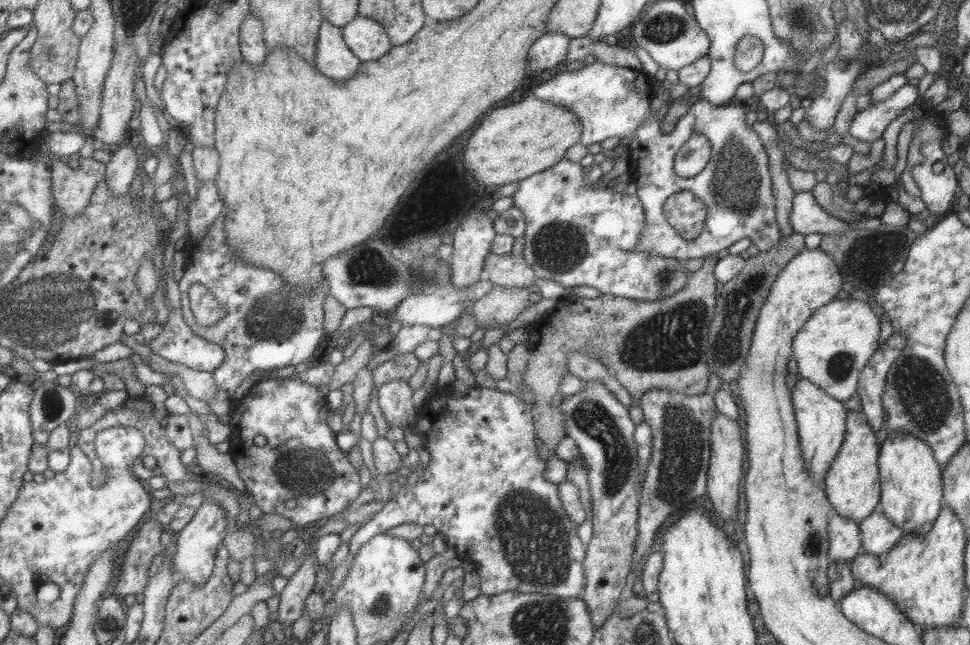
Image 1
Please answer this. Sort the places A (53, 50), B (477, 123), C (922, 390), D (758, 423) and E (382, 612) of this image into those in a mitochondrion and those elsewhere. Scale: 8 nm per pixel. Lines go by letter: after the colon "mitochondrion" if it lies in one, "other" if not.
A: mitochondrion
B: other
C: mitochondrion
D: other
E: mitochondrion

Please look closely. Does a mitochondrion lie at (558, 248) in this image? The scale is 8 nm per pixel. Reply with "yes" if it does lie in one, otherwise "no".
yes

